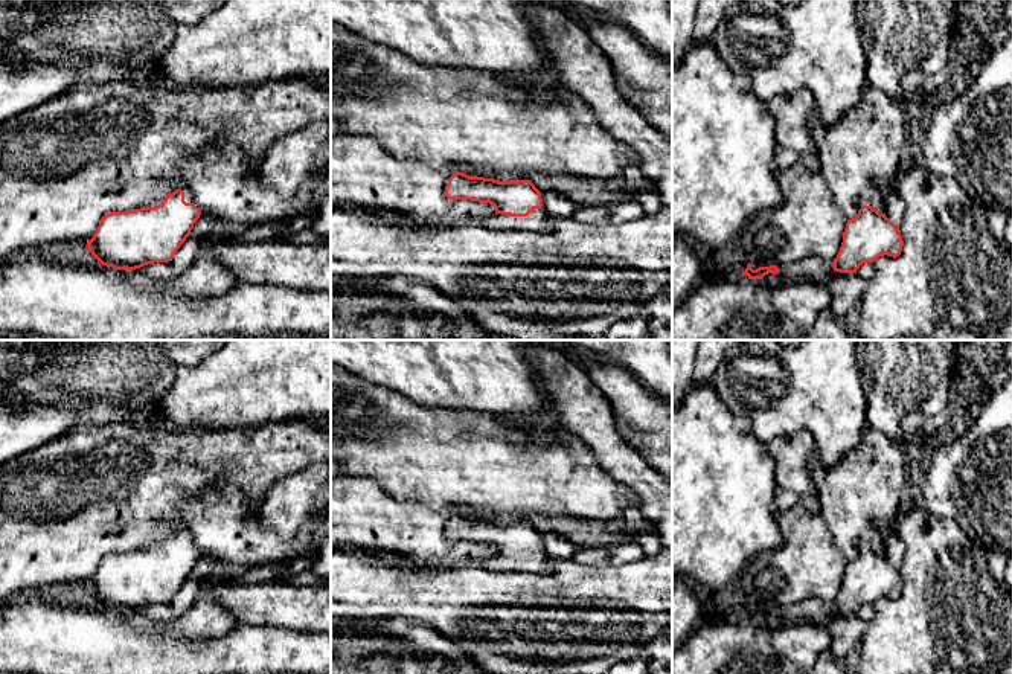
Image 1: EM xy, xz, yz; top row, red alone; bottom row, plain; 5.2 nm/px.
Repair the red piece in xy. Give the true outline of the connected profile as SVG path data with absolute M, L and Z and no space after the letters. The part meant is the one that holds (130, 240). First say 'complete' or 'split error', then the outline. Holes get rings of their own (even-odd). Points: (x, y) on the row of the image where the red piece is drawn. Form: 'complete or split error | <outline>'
split error | M184 186L148 207L107 213L87 247L98 262L116 270L169 262L200 215Z

